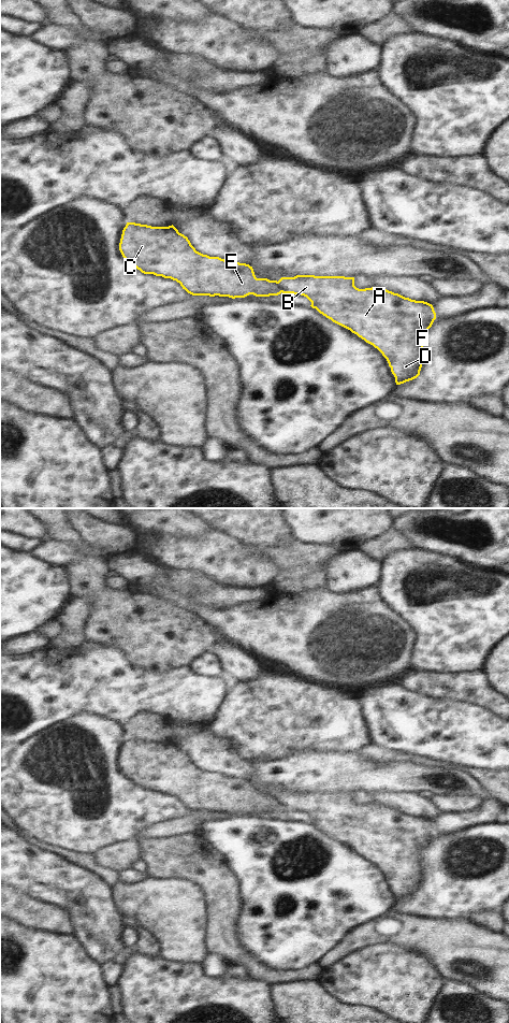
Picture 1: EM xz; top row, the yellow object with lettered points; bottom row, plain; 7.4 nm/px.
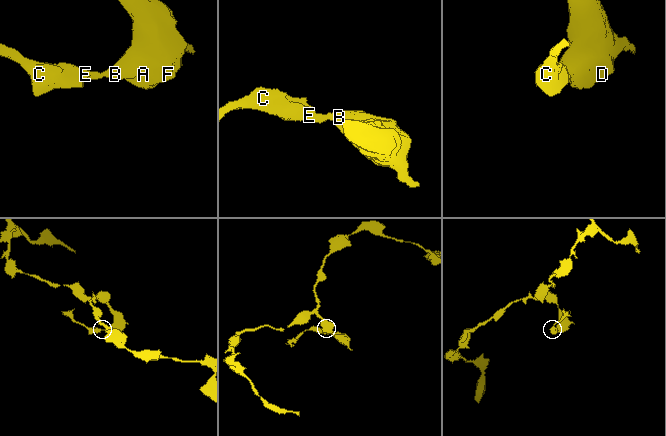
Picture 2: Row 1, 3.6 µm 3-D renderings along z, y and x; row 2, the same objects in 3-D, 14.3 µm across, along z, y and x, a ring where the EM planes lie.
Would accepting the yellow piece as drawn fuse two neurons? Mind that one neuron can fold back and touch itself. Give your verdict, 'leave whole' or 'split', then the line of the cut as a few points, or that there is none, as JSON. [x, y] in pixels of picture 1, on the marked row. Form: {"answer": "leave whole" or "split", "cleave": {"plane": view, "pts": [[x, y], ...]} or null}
{"answer": "split", "cleave": {"plane": "xz", "pts": [[277, 282], [281, 291]]}}

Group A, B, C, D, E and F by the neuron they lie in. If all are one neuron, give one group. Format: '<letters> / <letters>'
A B D F / C E

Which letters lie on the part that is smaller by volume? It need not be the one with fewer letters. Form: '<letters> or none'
C, E.

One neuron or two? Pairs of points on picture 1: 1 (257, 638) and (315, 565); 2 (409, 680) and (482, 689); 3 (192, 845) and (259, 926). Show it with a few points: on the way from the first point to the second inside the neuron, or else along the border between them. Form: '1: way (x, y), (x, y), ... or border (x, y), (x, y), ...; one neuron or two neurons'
1: border (273, 582), (286, 593), (317, 588); two neurons
2: way (427, 682), (444, 682), (449, 686), (464, 687); one neuron
3: border (241, 883), (244, 909), (240, 917), (237, 933); two neurons

